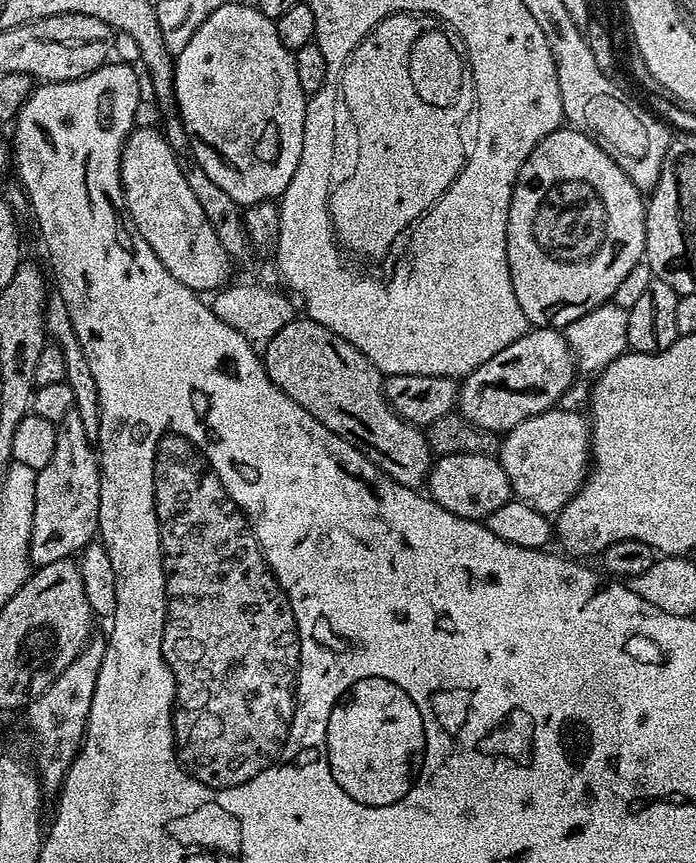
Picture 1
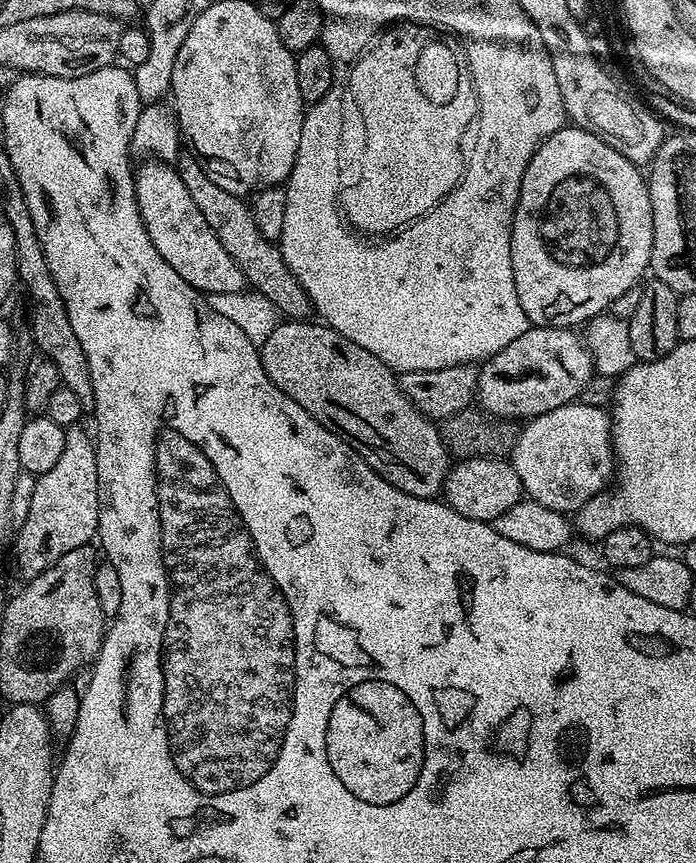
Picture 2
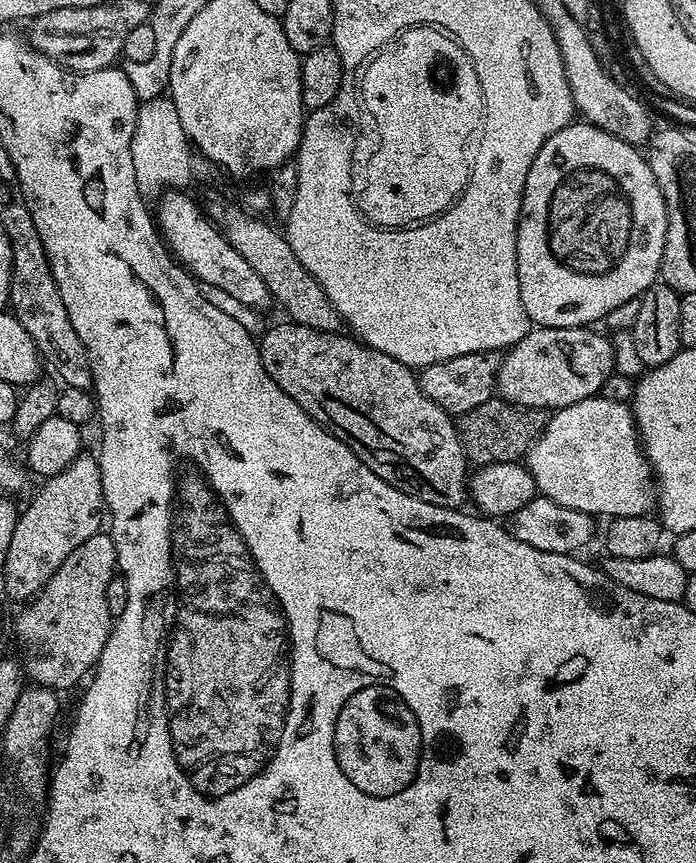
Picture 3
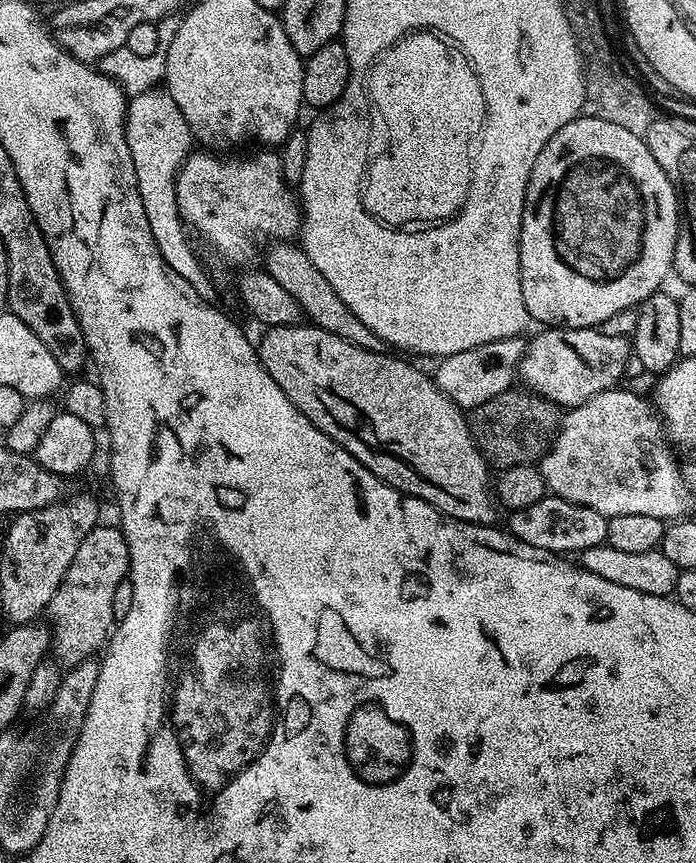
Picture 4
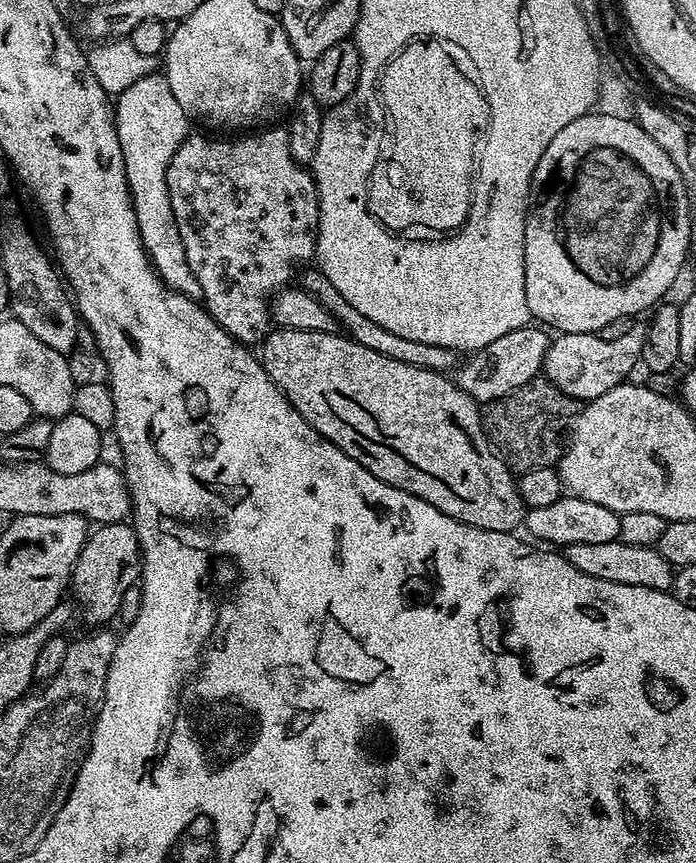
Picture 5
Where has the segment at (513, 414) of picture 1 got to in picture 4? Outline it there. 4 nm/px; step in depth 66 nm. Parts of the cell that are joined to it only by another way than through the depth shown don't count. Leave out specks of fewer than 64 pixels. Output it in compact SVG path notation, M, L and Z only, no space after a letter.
M553 328L540 330L533 340L527 341L524 357L520 359L519 379L524 380L523 387L545 396L550 402L560 405L561 409L577 408L582 402L594 398L594 394L602 394L606 390L617 387L625 379L626 362L632 357L632 346L627 336L607 336L595 328Z

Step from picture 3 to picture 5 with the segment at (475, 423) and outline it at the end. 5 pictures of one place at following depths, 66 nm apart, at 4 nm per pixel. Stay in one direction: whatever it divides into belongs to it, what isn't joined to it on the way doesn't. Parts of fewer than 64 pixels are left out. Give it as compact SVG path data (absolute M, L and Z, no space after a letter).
M537 378L526 382L526 386L518 386L518 390L510 390L510 394L483 405L480 420L484 423L484 435L487 436L489 444L513 473L519 474L535 468L550 468L559 465L577 408L577 401L562 394L562 390L558 390L547 378Z

